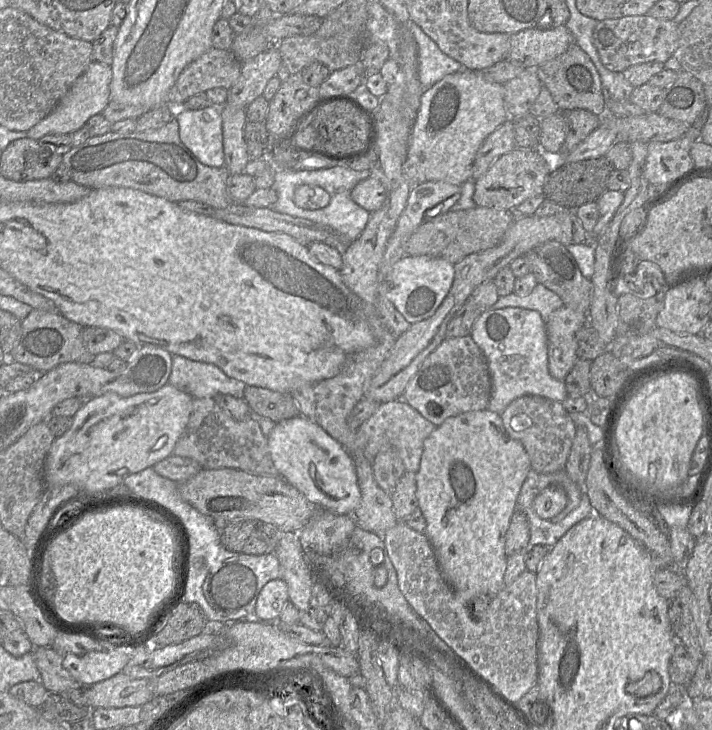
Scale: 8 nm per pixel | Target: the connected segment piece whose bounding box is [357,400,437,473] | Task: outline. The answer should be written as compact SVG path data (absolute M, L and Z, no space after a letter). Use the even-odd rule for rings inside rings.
M404 400L382 403L375 413L357 430L361 447L367 459L372 462L376 455L387 449L396 449L406 471L418 472L424 449L424 441L437 426L426 420Z

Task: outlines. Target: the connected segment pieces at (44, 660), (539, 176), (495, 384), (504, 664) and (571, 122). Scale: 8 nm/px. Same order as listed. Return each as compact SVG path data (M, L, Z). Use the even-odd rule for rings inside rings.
M42 646L34 647L32 651L34 655L34 660L36 666L41 674L41 683L50 693L65 693L71 689L80 688L83 686L92 686L92 685L83 685L77 679L75 679L62 665L63 655L54 650L51 646Z
M541 149L514 150L500 156L489 169L475 180L473 201L479 207L488 207L514 211L525 200L543 193L543 188L550 172L549 156Z
M520 307L485 310L473 324L470 336L481 349L491 376L492 391L487 410L500 415L513 400L527 395L558 402L563 402L568 396L564 381L555 379L549 372L546 324L539 312Z
M399 521L382 538L397 572L399 588L412 608L454 653L490 681L506 698L518 702L538 683L537 573L526 569L492 598L483 617L474 619L467 603L459 599L444 579L425 533L419 533Z
M585 109L561 111L567 124L567 136L562 148L562 155L571 152L584 141L590 133L599 127L599 115Z

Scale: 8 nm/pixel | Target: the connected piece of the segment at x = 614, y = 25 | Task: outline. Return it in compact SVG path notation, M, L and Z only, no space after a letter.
M648 15L606 19L595 26L593 43L605 68L612 72L623 72L637 64L665 63L677 48L678 25L673 20L657 19Z

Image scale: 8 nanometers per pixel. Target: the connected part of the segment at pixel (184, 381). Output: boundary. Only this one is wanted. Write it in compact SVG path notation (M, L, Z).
M172 355L168 383L193 398L213 398L217 394L242 398L245 387L241 381L228 377L214 364L194 361L180 355Z

